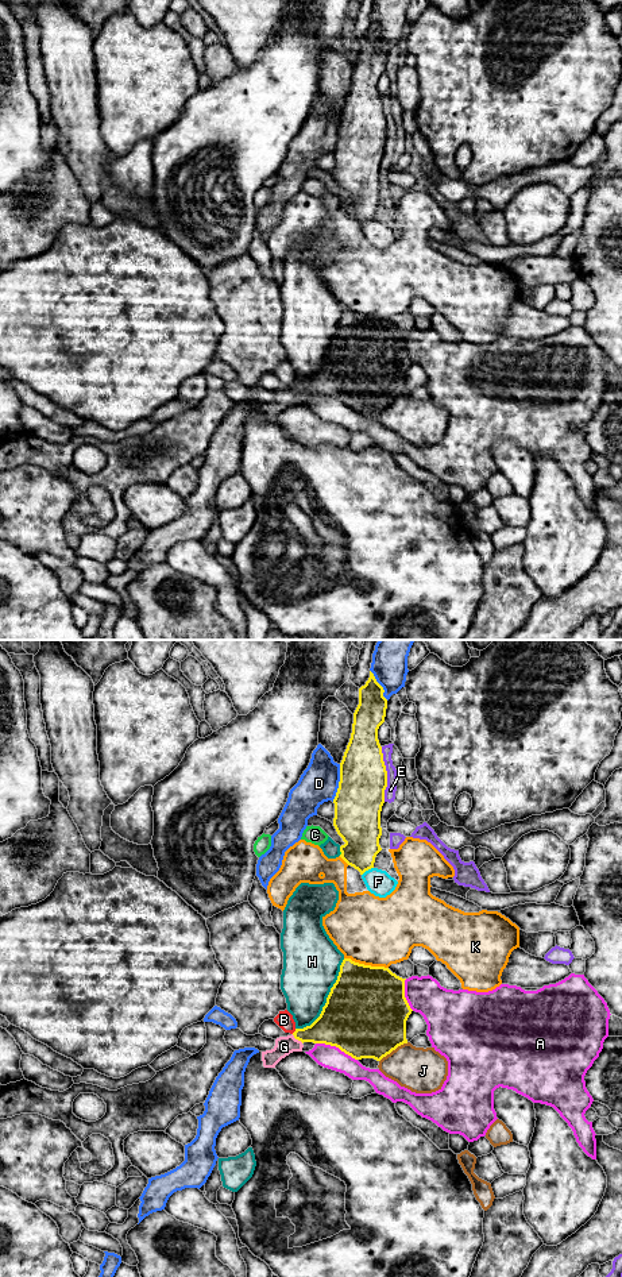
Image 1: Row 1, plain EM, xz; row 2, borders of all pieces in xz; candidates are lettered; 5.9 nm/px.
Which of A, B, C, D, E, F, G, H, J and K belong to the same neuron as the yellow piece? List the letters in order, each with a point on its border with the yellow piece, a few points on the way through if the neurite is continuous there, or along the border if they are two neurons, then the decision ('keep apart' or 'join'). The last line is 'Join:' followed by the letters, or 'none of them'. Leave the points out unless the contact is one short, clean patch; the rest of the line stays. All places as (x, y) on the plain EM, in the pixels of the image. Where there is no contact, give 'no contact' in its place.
A: xz (336, 398) | keep apart
B: xz (294, 384) | keep apart
C: xz (342, 205) | along xz (340, 203), (340, 207) | keep apart
D: xz (339, 135) | keep apart
E: xz (386, 126) | keep apart
F: xz (367, 222) | keep apart
G: xz (297, 390) | across xz (336, 378), (297, 390), (284, 398) | join
H: xz (327, 351) | keep apart
J: xz (393, 401) | keep apart
K: xz (366, 317) | keep apart
Join: G

